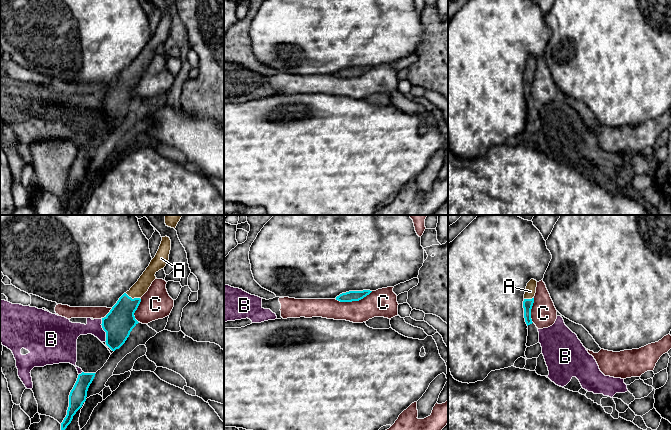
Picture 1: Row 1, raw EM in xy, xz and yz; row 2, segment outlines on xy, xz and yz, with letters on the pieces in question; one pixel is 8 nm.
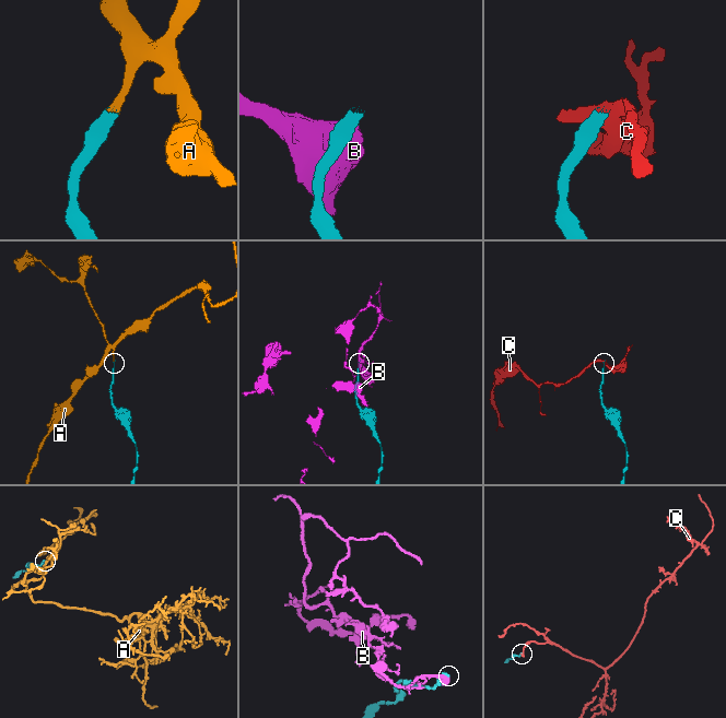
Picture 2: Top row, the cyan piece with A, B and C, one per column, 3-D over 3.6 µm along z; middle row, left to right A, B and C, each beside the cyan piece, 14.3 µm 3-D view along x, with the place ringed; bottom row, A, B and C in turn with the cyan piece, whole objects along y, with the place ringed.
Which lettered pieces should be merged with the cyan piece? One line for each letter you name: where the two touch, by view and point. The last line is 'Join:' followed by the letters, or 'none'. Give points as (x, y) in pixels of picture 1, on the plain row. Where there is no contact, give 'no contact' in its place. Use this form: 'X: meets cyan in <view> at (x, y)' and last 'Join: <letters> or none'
A: meets cyan in xy at (131, 74)
Join: A

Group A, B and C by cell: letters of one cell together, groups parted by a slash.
A / B / C

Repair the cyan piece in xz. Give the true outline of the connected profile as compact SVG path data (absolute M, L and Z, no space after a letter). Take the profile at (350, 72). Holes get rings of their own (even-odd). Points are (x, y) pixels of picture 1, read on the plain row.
M363 66L363 67L349 67L346 69L342 69L336 73L336 76L340 78L352 78L352 77L359 77L369 71L372 67L370 66Z

